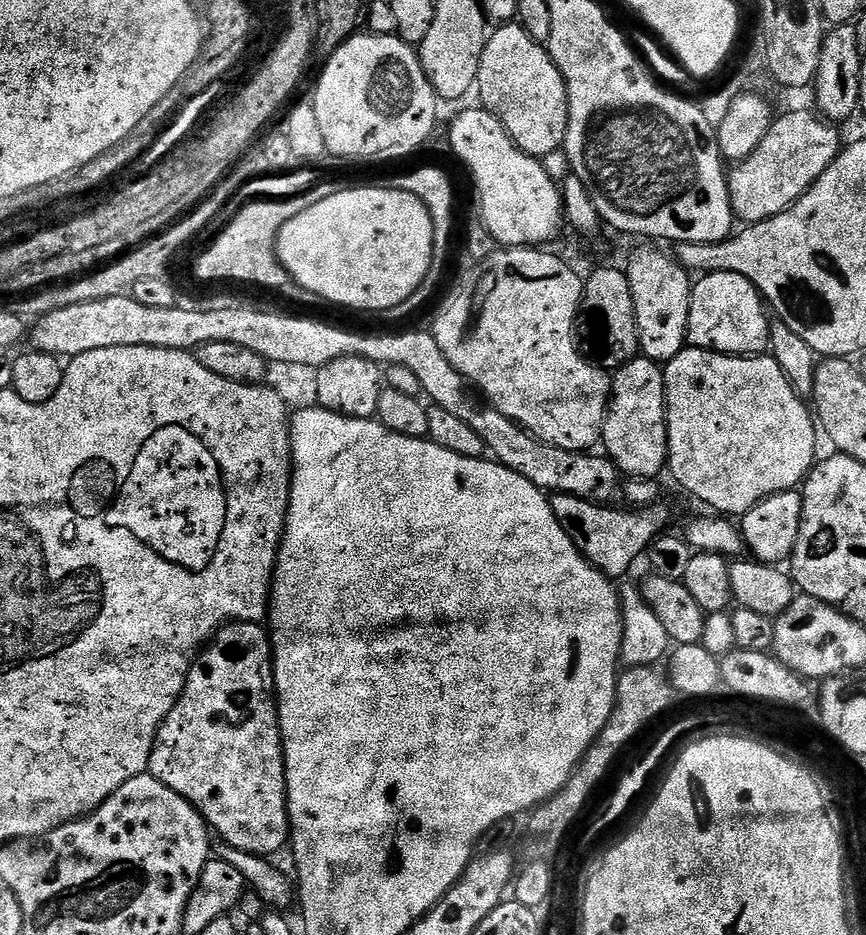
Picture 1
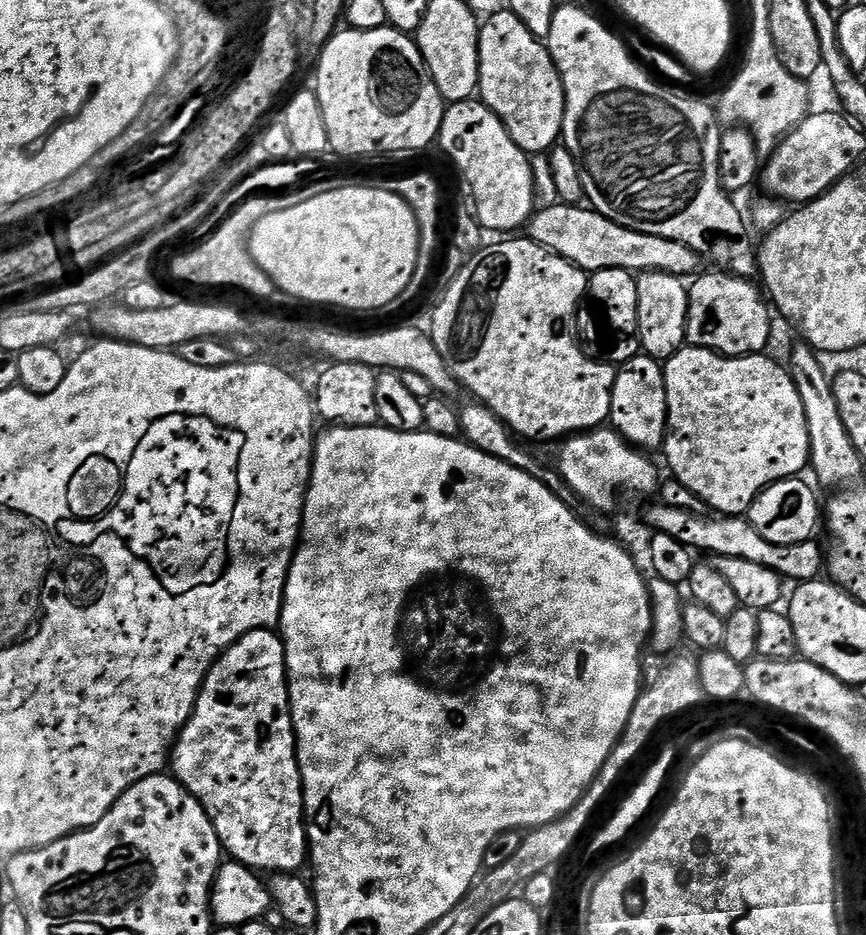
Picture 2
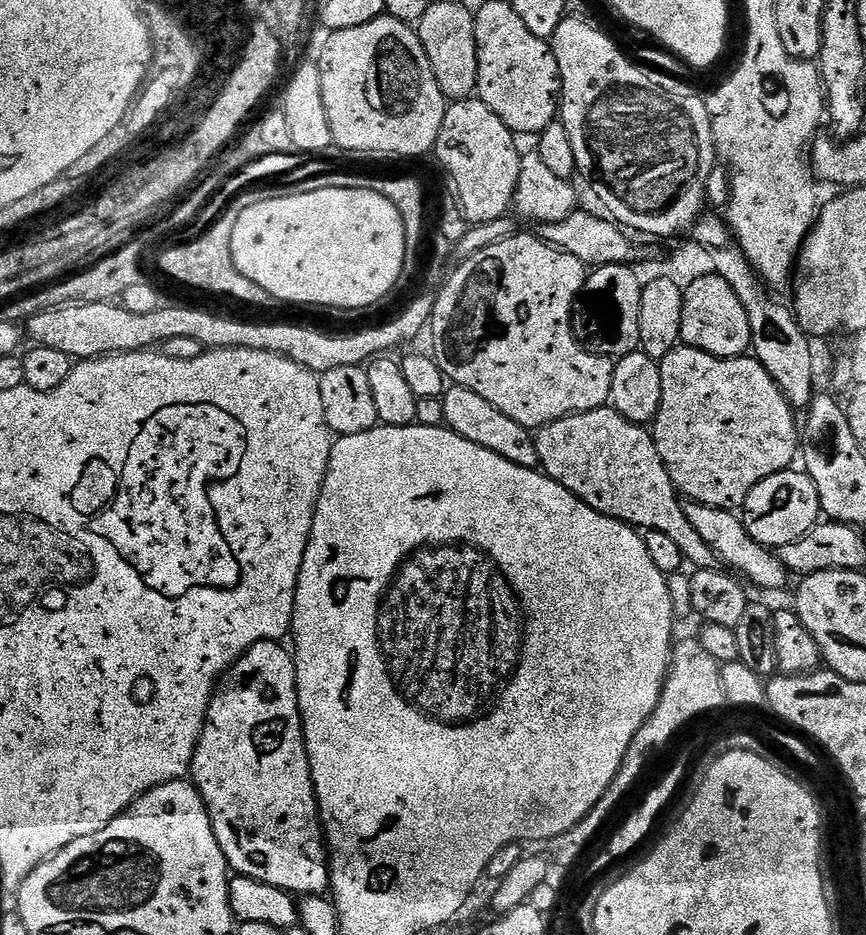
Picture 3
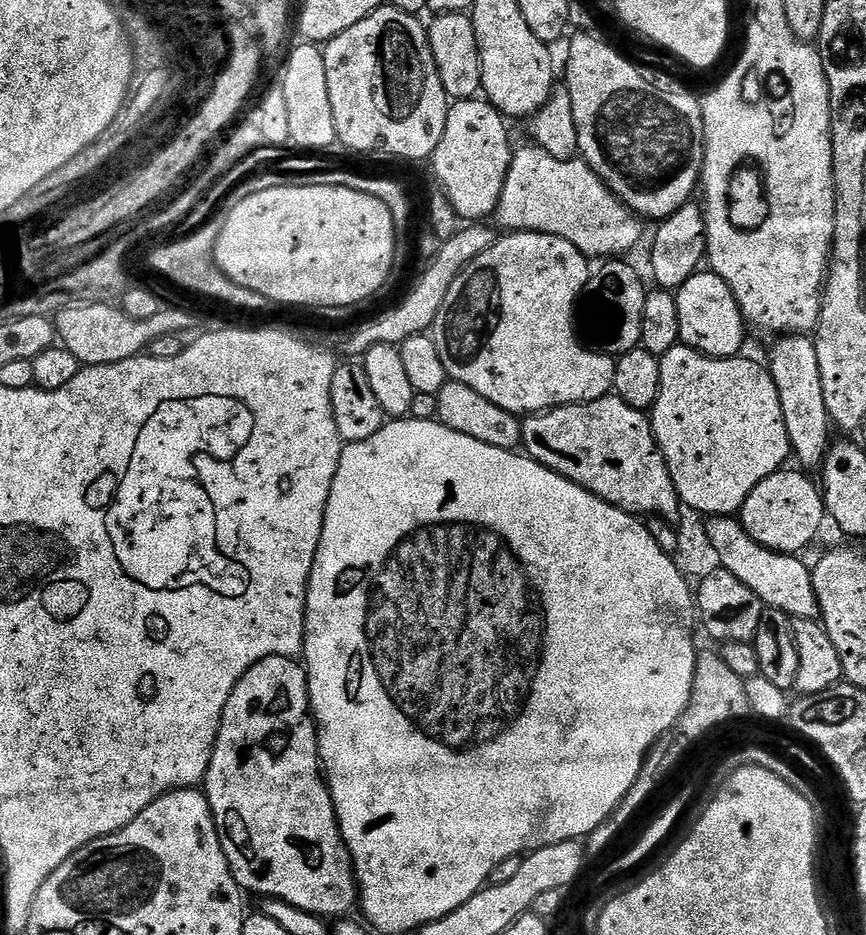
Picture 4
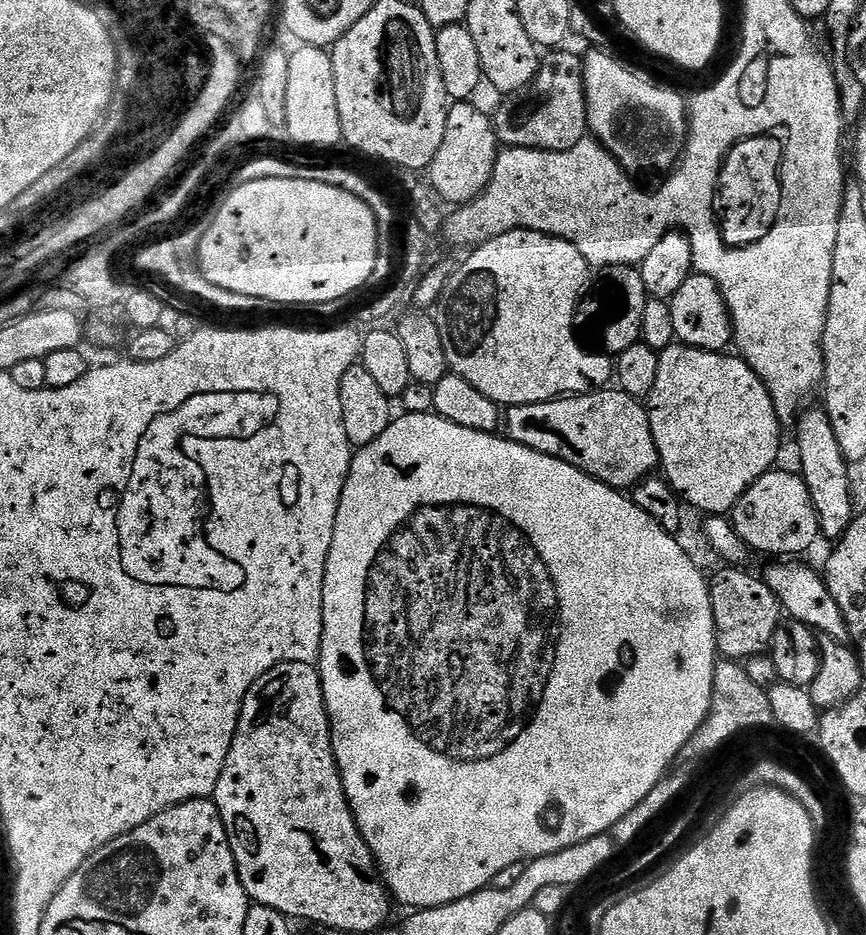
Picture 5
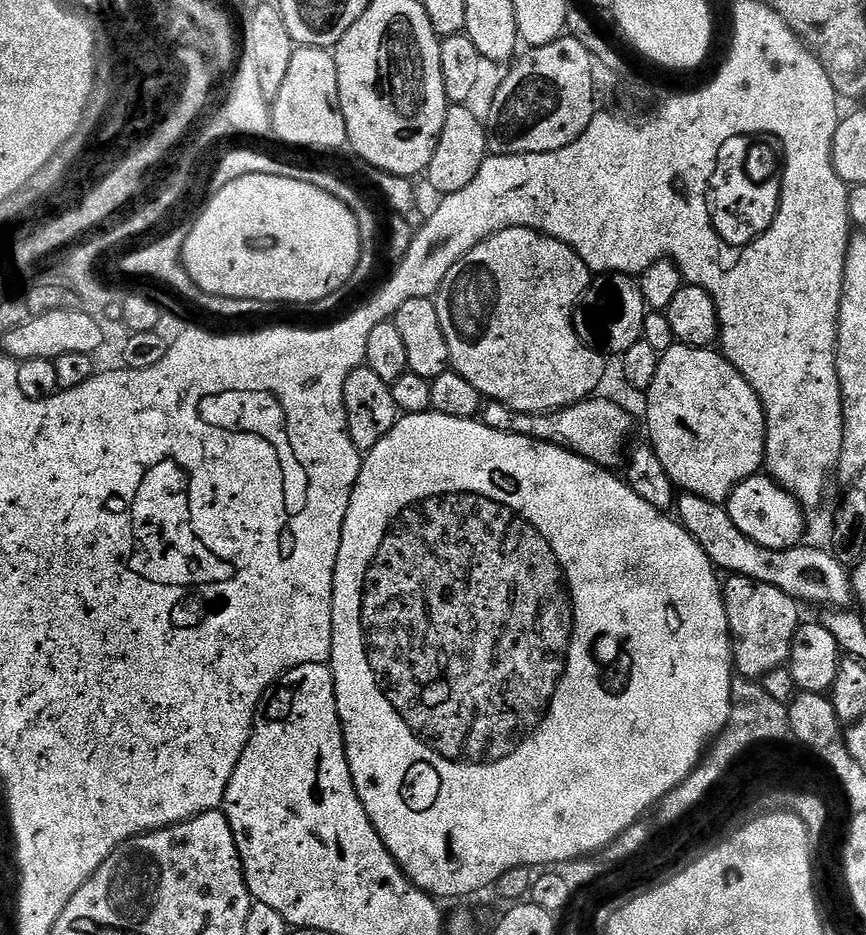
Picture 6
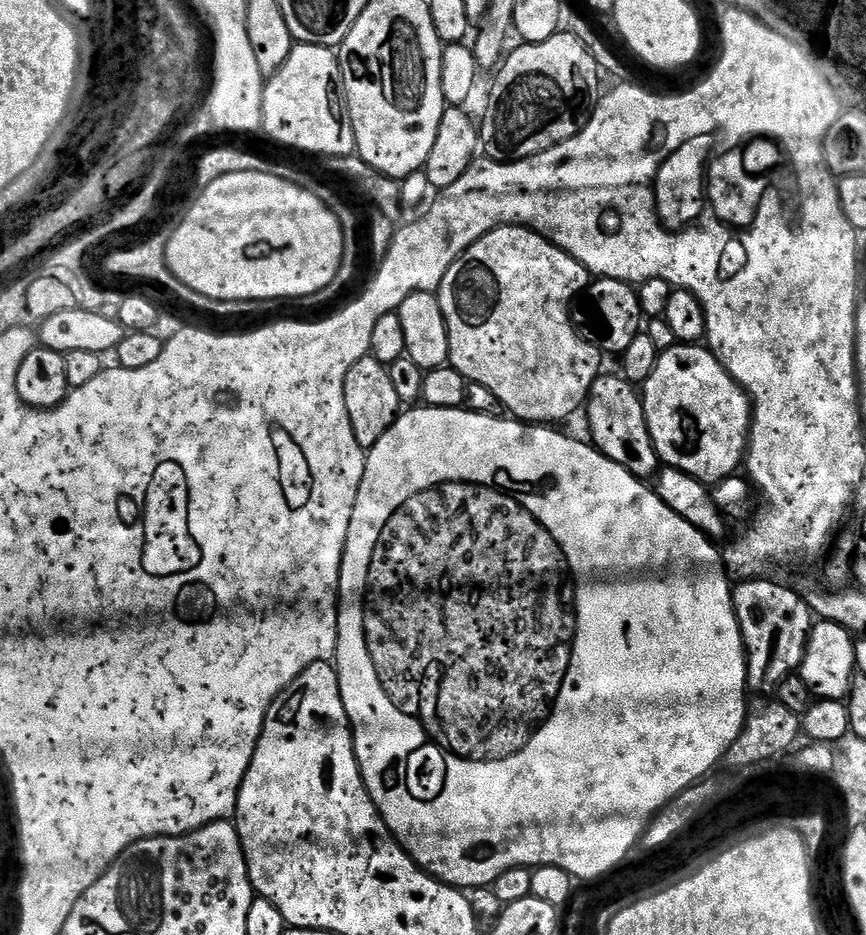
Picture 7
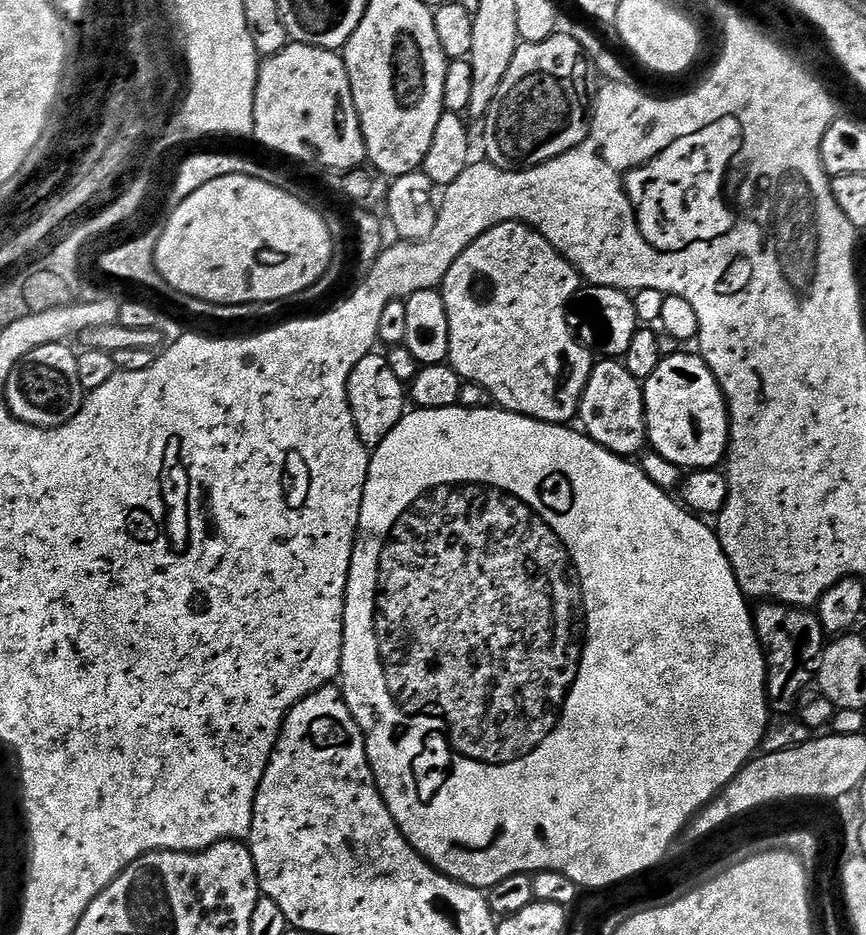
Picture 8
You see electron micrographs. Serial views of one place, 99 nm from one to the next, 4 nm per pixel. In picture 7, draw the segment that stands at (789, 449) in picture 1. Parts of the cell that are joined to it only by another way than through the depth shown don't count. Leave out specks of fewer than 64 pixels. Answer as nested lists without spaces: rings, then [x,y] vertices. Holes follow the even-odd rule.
[[[677,343],[672,349],[661,352],[658,362],[654,366],[654,374],[650,374],[650,378],[642,385],[642,399],[644,402],[644,413],[646,414],[646,426],[650,430],[650,438],[654,442],[654,446],[658,450],[661,461],[669,468],[676,468],[687,475],[700,480],[707,486],[715,486],[721,480],[725,480],[727,476],[737,475],[736,468],[745,463],[746,453],[748,451],[748,442],[752,431],[752,401],[749,400],[744,389],[740,387],[740,383],[732,377],[728,371],[718,362],[718,358],[713,352],[709,352],[707,347],[700,344],[681,344]]]

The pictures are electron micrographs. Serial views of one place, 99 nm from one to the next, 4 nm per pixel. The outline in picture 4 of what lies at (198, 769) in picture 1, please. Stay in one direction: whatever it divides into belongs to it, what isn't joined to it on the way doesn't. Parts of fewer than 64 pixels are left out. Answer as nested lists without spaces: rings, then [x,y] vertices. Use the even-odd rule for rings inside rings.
[[[271,656],[250,666],[250,670],[246,670],[246,674],[242,674],[238,686],[234,686],[234,694],[230,694],[230,702],[226,702],[226,710],[222,714],[222,726],[218,730],[218,738],[212,751],[208,773],[204,775],[202,791],[212,807],[218,838],[222,842],[222,850],[226,854],[230,870],[245,893],[257,892],[260,898],[281,900],[298,910],[306,910],[321,918],[329,918],[328,916],[344,918],[351,913],[348,912],[351,908],[357,907],[356,869],[352,867],[352,855],[342,838],[342,830],[336,817],[328,781],[322,771],[320,739],[316,737],[316,721],[310,715],[308,703],[308,673],[299,659],[291,656]]]

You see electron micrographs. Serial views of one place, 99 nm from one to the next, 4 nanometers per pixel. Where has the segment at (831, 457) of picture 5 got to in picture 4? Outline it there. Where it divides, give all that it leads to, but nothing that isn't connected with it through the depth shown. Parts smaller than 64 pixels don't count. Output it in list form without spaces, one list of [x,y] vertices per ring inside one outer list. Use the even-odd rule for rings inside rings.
[[[784,334],[777,340],[780,341],[773,346],[766,364],[774,378],[774,386],[778,386],[778,402],[782,402],[782,418],[786,422],[792,456],[801,464],[797,464],[801,469],[816,470],[824,463],[834,433],[822,388],[816,341],[808,334]]]

